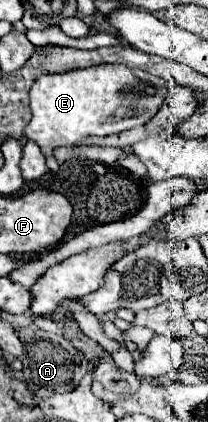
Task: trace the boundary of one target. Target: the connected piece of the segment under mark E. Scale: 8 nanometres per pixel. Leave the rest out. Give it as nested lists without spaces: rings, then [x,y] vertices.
[[[98,65],[66,73],[46,73],[30,89],[32,119],[24,137],[36,141],[40,149],[76,145],[86,135],[114,135],[150,121],[168,99],[172,85],[148,71],[124,65]]]

